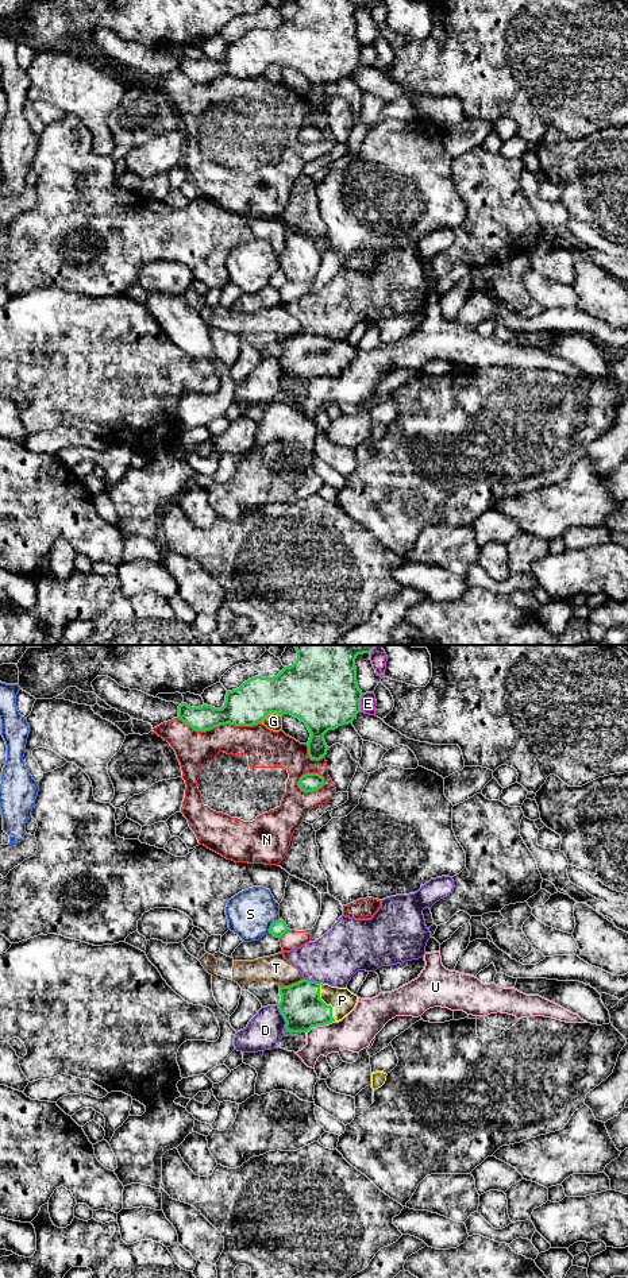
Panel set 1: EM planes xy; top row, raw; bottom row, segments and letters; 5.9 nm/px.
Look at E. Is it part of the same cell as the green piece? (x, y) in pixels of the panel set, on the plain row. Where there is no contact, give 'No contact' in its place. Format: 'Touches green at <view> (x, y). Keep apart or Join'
Touches green at xy (359, 54). Keep apart

